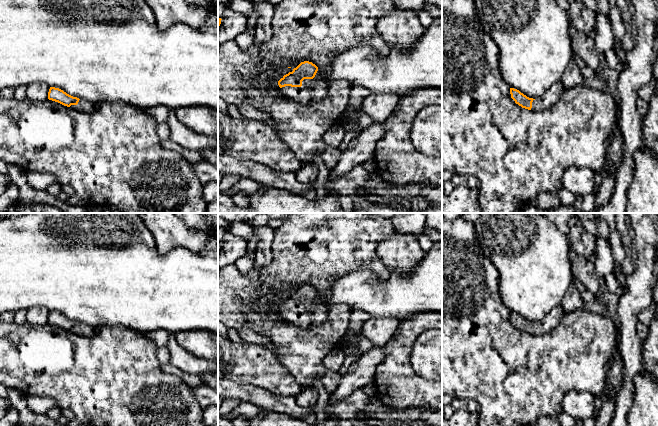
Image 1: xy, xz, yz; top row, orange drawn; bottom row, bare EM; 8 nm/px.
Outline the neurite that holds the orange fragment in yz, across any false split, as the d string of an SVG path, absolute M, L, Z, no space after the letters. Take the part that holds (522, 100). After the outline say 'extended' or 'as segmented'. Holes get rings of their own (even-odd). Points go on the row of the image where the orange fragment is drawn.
M561 81L554 83L540 99L529 98L519 90L510 88L511 98L515 101L515 103L522 108L532 111L542 111L552 107L559 101L564 91L565 88Z; extended

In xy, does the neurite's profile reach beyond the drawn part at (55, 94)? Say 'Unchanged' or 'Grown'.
Grown

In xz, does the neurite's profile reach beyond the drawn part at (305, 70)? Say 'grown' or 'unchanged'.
grown

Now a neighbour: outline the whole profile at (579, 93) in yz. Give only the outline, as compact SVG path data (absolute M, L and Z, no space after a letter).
M442 0L442 171L460 176L475 176L479 180L479 206L481 213L515 213L541 192L557 194L563 188L562 177L570 167L586 167L599 172L605 167L605 154L613 132L617 102L608 92L587 86L565 89L559 101L542 111L522 108L511 98L510 87L500 73L500 53L494 40L484 31L476 15L474 0Z

